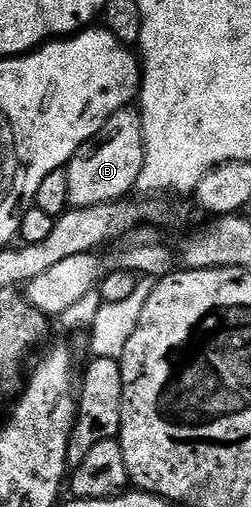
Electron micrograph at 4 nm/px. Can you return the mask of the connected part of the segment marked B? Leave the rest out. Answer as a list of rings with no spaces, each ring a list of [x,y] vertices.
[[[128,107],[114,113],[97,131],[92,141],[87,141],[67,162],[69,175],[69,206],[72,209],[93,207],[110,201],[122,201],[127,192],[135,189],[145,163],[145,143],[143,128],[138,112]]]

